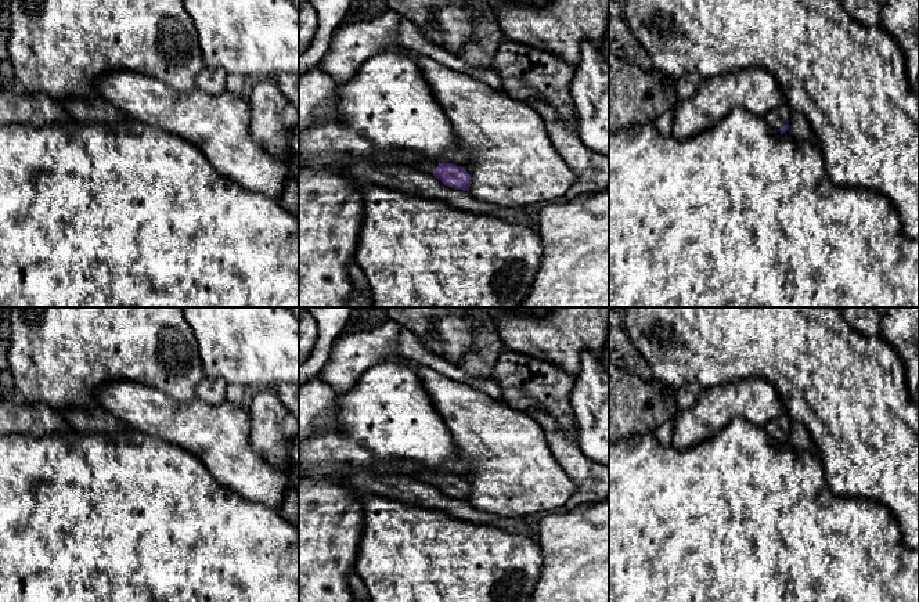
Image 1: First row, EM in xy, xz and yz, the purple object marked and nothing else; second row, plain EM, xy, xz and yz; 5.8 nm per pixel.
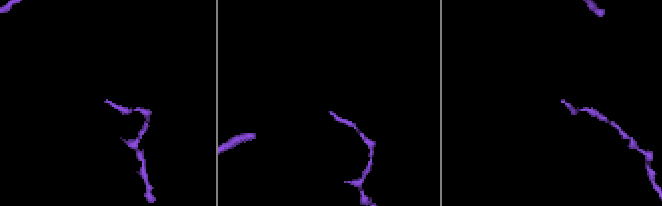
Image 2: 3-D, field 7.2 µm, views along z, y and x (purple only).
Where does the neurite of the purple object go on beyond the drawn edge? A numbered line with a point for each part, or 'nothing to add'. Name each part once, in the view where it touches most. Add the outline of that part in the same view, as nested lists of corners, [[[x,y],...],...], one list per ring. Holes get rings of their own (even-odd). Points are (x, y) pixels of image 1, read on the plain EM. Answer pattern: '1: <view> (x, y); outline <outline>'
1: yz (778, 426); outline [[[783,412],[778,418],[768,421],[764,429],[774,440],[781,443],[781,437],[790,433],[790,425],[790,418]]]

